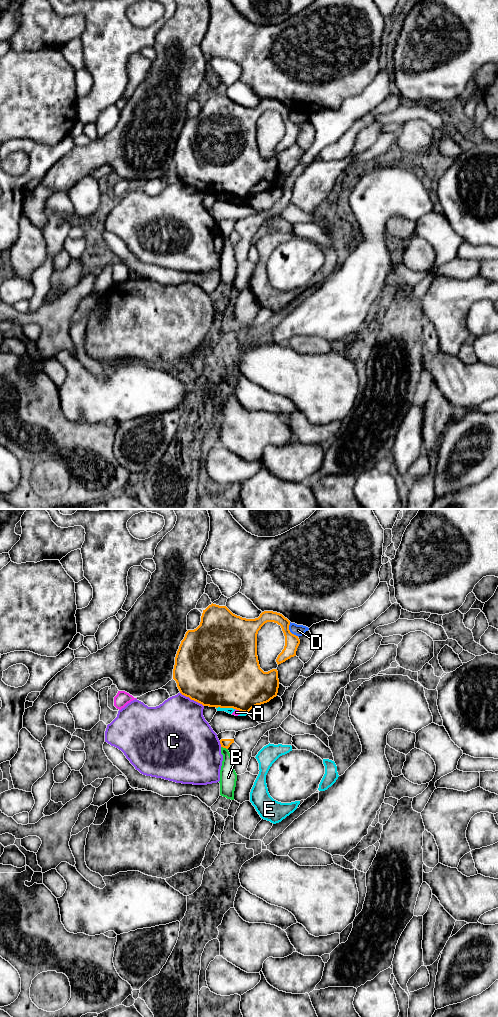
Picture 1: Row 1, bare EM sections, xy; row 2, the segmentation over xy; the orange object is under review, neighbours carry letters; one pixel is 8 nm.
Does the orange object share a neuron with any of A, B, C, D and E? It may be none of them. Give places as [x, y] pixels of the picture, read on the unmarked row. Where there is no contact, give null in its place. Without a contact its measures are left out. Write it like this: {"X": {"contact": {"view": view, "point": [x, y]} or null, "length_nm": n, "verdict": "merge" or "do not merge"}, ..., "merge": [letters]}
{"A": {"contact": {"view": "xy", "point": [238, 197]}, "length_nm": 70, "verdict": "do not merge"}, "B": {"contact": {"view": "xy", "point": [224, 235]}, "length_nm": 60, "verdict": "do not merge"}, "C": {"contact": {"view": "xy", "point": [192, 187]}, "length_nm": 220, "verdict": "do not merge"}, "D": {"contact": {"view": "xy", "point": [289, 119]}, "length_nm": 140, "verdict": "do not merge"}, "E": {"contact": {"view": "xy", "point": [225, 195]}, "length_nm": 150, "verdict": "do not merge"}, "merge": []}

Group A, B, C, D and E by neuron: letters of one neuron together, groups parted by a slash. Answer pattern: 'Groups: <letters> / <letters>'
Groups: A / B / C / D E

